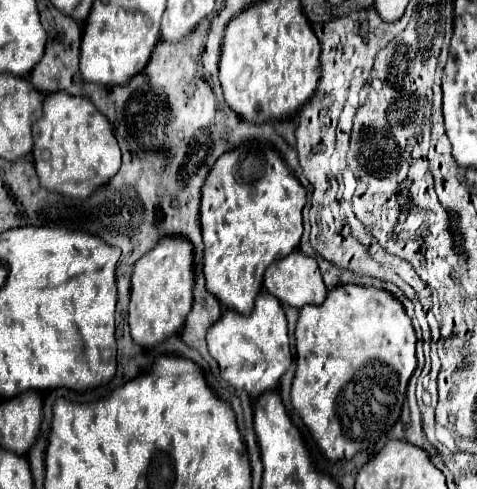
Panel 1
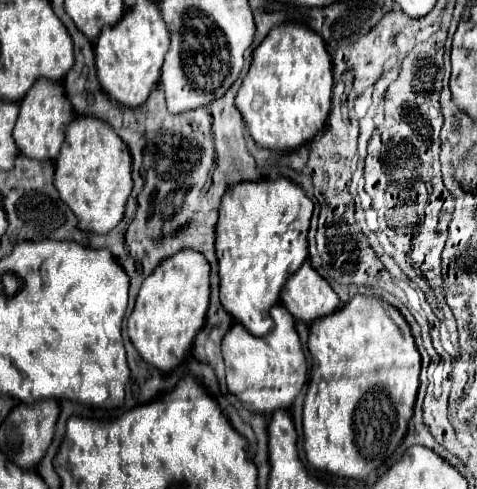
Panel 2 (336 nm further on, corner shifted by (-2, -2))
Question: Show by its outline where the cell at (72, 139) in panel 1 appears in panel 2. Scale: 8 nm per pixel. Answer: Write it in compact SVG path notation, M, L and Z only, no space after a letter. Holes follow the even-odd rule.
M76 116L66 128L66 140L56 160L54 186L62 202L78 218L78 228L108 234L124 216L124 204L132 192L132 158L112 126L94 116Z

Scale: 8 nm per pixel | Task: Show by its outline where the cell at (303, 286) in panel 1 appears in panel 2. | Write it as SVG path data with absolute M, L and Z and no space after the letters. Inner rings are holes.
M306 260L284 284L280 292L282 306L302 322L314 322L326 314L332 314L340 300L330 284L310 266Z

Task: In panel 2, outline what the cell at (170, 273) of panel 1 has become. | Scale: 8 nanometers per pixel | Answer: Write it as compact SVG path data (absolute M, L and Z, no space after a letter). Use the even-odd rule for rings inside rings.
M180 250L166 258L142 282L134 312L128 318L128 336L140 356L162 372L178 366L190 352L194 336L204 324L210 298L210 264L194 250Z

